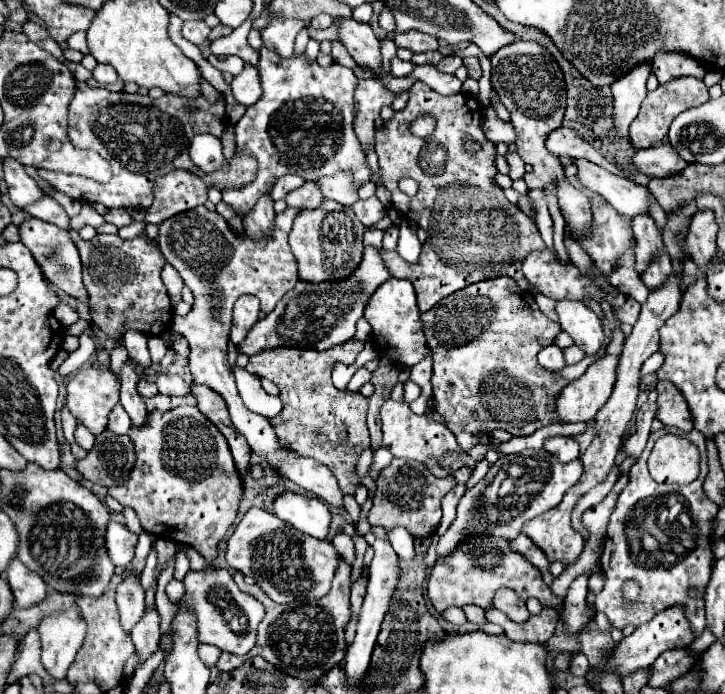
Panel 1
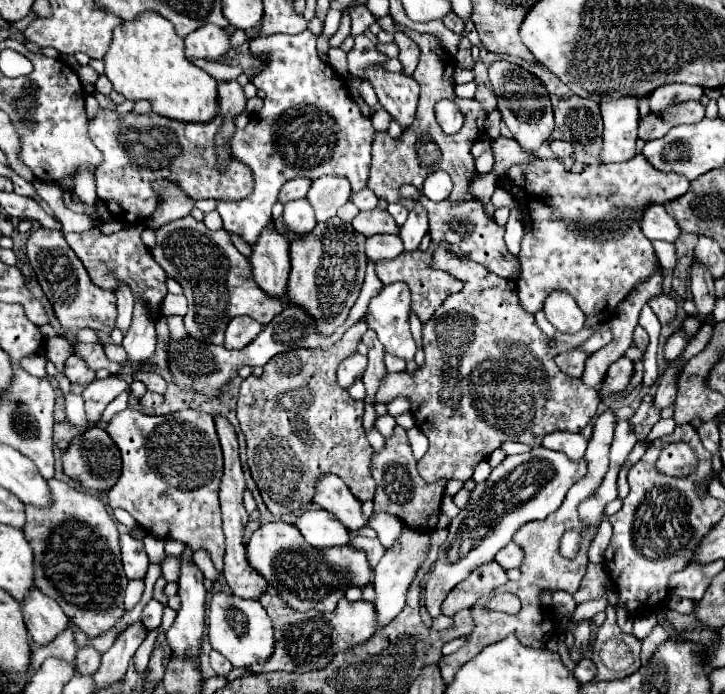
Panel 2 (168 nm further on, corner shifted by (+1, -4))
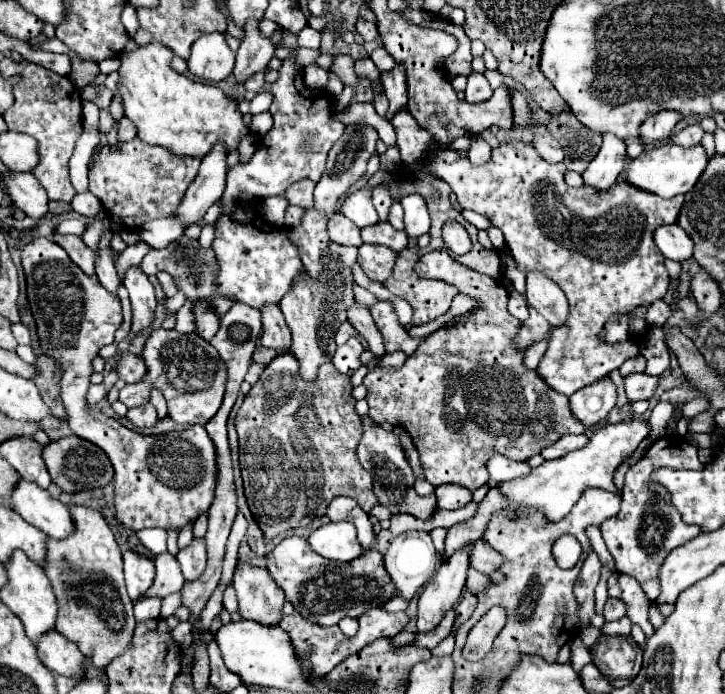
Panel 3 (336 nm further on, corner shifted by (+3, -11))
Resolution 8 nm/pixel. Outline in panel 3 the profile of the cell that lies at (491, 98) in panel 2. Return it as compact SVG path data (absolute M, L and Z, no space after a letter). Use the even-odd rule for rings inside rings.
M472 73L468 77L468 87L464 93L466 93L466 101L478 103L478 101L488 100L492 96L492 89L482 73Z

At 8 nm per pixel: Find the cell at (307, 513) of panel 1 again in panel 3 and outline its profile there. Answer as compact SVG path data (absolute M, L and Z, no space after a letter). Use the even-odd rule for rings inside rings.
M326 523L310 533L308 543L318 555L338 563L348 563L364 551L356 539L356 527L352 527L352 523Z

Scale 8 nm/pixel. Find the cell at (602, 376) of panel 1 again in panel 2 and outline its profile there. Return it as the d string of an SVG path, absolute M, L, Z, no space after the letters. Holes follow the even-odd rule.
M622 356L620 360L616 360L614 364L610 364L608 372L606 372L606 380L602 380L602 390L600 390L600 400L606 400L618 392L622 392L626 388L626 384L630 382L634 364L632 360L628 360L626 356Z

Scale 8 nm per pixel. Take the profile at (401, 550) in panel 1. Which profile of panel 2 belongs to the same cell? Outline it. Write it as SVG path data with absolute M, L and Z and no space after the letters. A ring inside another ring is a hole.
M378 514L376 518L370 520L370 526L376 530L378 540L382 542L384 548L390 548L402 536L402 530L404 530L402 522L390 514Z

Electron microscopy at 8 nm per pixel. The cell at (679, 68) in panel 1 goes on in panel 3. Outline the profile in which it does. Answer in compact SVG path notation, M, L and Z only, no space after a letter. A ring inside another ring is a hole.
M660 111L652 117L648 117L640 127L640 143L644 147L652 147L652 145L668 139L672 129L676 127L678 119L680 119L680 115L674 111Z

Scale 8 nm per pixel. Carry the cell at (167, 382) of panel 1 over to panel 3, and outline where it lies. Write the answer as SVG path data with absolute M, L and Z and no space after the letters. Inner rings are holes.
M124 351L120 355L118 363L116 363L116 373L126 383L138 383L146 373L146 365L138 355L134 355L130 351Z

